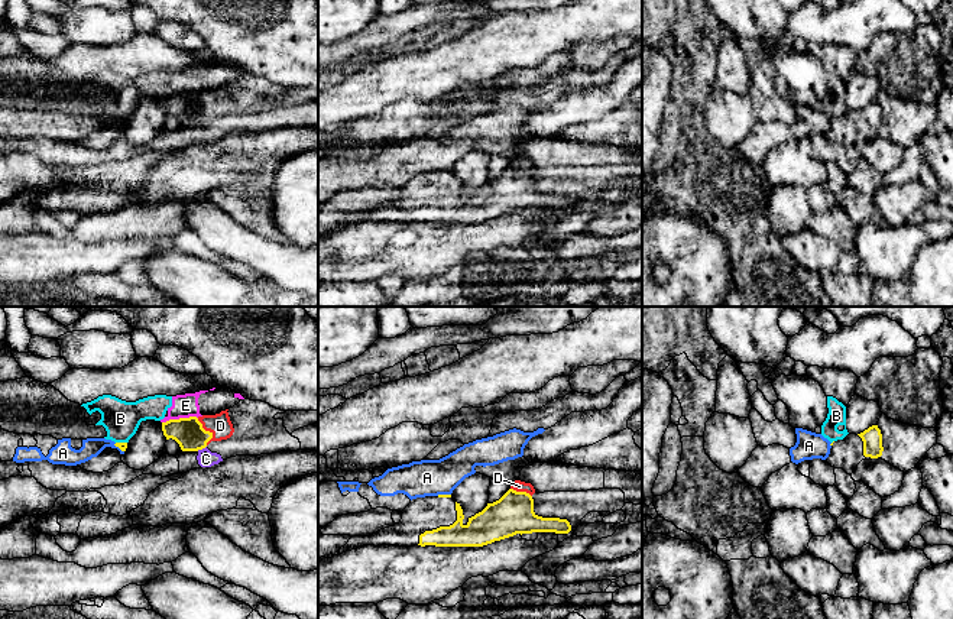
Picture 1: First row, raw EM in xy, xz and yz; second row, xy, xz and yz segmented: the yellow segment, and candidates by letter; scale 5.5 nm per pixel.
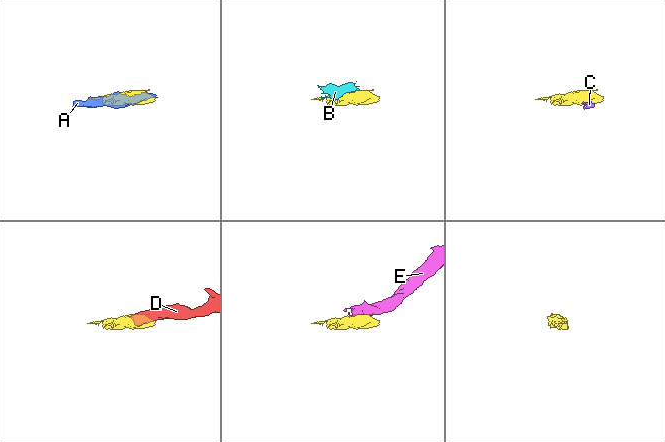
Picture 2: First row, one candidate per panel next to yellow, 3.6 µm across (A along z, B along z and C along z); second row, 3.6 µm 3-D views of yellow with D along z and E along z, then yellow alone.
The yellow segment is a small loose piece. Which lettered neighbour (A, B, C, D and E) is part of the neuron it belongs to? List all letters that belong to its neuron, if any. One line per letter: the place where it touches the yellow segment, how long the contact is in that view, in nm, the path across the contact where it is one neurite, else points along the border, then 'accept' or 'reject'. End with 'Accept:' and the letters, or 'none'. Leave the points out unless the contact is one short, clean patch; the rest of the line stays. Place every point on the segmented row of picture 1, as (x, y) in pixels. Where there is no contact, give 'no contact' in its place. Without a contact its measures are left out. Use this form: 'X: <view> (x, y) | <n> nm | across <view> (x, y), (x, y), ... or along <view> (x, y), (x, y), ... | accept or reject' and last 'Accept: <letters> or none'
A: xz (443, 495) | 80 nm | reject
B: xy (122, 443) | 60 nm | reject
C: xy (201, 449) | 60 nm | along xy (206, 446), (197, 450) | reject
D: xy (208, 431) | 160 nm | across xy (188, 433), (208, 431), (220, 425) | accept
E: xy (180, 418) | 200 nm | along xy (197, 417), (169, 418), (162, 423) | reject
Accept: D

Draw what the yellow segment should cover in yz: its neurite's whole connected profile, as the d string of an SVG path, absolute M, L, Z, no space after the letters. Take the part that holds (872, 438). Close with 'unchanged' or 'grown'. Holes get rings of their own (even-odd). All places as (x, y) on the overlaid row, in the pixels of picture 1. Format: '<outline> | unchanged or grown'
M872 425L860 434L847 434L843 440L833 441L826 458L834 469L843 469L852 476L862 460L882 456L882 434L878 425Z | grown

